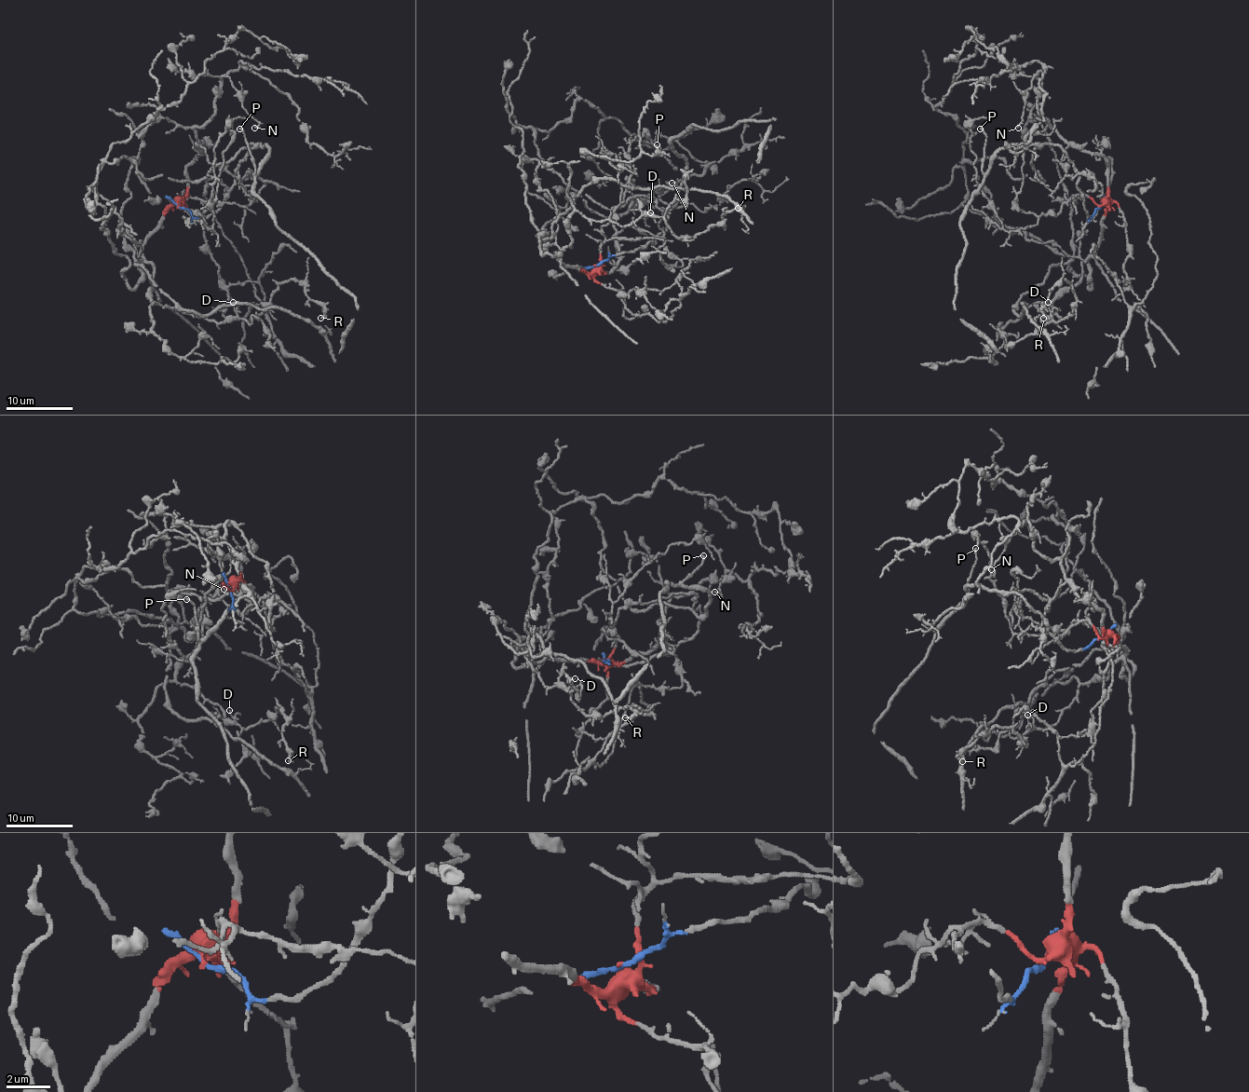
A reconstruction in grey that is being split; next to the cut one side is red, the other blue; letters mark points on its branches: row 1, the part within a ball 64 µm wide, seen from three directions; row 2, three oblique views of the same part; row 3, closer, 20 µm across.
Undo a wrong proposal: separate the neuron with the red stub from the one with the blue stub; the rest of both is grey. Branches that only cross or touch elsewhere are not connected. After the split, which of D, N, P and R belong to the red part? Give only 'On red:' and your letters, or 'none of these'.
On red: D, N, R

